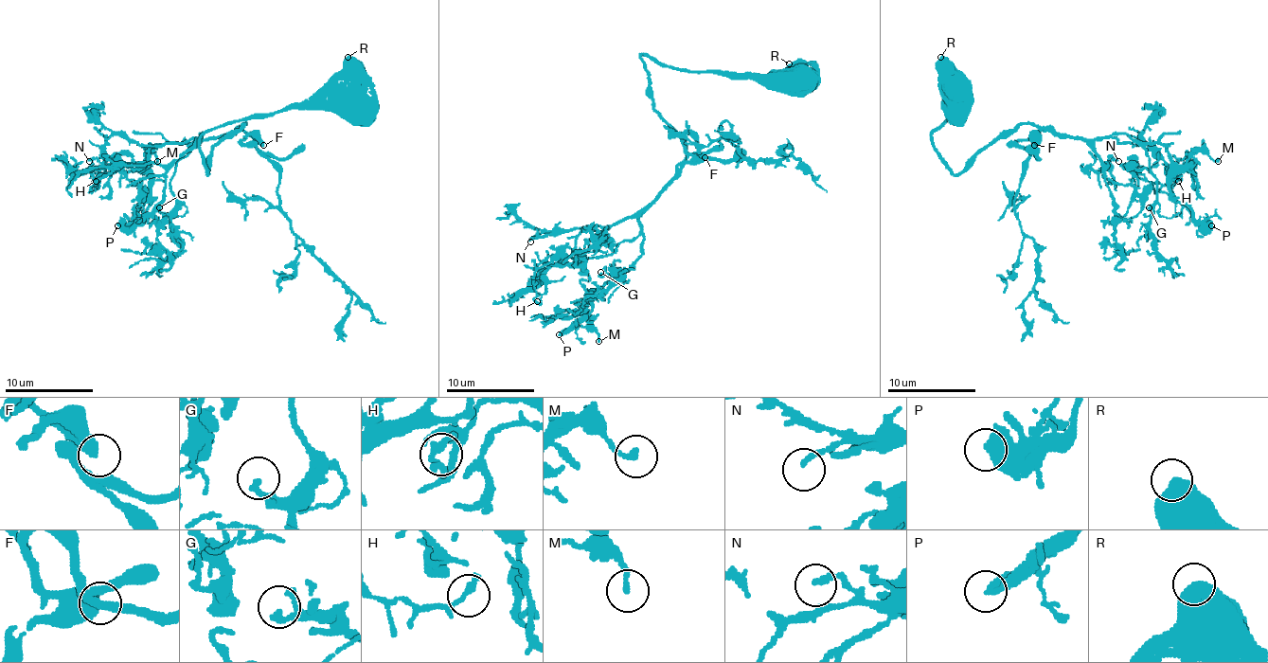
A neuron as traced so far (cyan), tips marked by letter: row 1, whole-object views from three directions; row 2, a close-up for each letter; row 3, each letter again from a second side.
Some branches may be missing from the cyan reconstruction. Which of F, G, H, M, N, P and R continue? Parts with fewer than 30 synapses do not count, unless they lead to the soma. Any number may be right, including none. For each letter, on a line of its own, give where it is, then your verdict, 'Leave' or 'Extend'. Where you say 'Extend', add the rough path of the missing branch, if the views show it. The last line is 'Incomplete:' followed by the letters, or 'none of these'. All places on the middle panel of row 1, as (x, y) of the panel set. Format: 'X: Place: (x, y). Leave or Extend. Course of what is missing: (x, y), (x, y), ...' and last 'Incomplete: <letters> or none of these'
F: Place: (705, 157). Extend. Course of what is missing: (705, 157), (701, 168), (714, 170), (732, 192), (721, 214), (705, 212), (689, 188), (681, 188), (658, 204)
G: Place: (600, 272). Leave
H: Place: (537, 301). Leave
M: Place: (598, 341). Leave
N: Place: (530, 241). Leave
P: Place: (559, 334). Leave
R: Place: (789, 63). Leave
Incomplete: F

